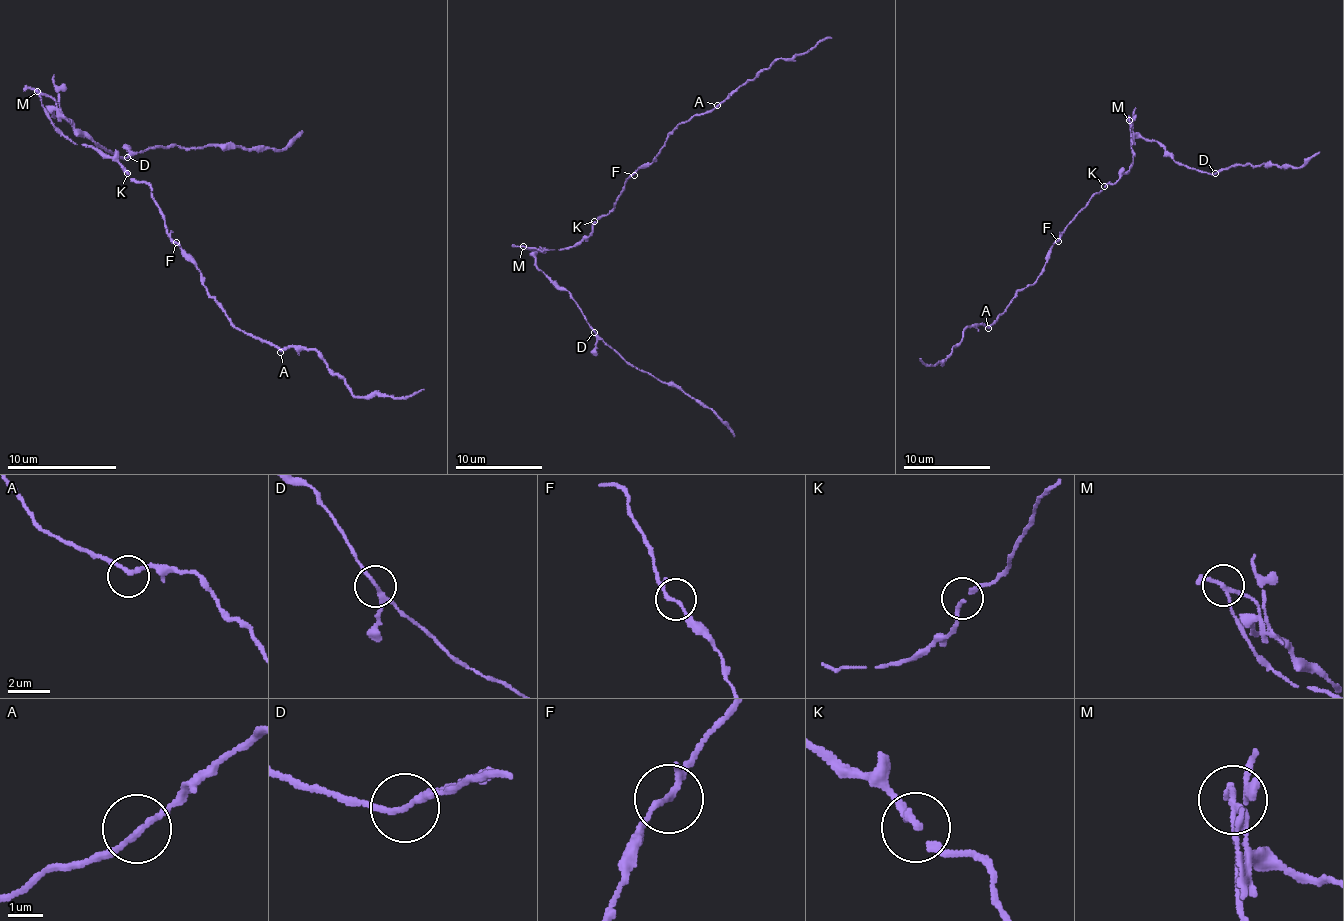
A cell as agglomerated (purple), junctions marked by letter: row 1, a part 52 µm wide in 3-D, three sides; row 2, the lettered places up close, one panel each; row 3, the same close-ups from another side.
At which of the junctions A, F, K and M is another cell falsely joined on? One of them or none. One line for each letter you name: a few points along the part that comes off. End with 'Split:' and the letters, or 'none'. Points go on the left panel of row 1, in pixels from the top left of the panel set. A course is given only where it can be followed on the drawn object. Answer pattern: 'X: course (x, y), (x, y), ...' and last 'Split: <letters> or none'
M: course (37, 91), (56, 102), (53, 113), (119, 157), (176, 146), (283, 149), (302, 130)
Split: M

